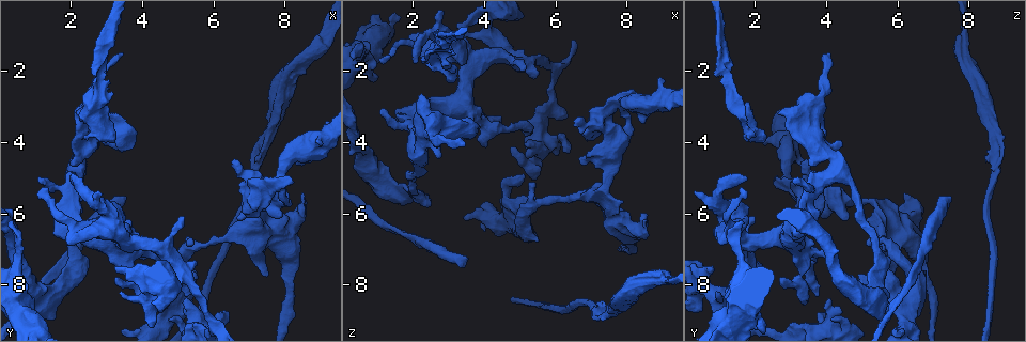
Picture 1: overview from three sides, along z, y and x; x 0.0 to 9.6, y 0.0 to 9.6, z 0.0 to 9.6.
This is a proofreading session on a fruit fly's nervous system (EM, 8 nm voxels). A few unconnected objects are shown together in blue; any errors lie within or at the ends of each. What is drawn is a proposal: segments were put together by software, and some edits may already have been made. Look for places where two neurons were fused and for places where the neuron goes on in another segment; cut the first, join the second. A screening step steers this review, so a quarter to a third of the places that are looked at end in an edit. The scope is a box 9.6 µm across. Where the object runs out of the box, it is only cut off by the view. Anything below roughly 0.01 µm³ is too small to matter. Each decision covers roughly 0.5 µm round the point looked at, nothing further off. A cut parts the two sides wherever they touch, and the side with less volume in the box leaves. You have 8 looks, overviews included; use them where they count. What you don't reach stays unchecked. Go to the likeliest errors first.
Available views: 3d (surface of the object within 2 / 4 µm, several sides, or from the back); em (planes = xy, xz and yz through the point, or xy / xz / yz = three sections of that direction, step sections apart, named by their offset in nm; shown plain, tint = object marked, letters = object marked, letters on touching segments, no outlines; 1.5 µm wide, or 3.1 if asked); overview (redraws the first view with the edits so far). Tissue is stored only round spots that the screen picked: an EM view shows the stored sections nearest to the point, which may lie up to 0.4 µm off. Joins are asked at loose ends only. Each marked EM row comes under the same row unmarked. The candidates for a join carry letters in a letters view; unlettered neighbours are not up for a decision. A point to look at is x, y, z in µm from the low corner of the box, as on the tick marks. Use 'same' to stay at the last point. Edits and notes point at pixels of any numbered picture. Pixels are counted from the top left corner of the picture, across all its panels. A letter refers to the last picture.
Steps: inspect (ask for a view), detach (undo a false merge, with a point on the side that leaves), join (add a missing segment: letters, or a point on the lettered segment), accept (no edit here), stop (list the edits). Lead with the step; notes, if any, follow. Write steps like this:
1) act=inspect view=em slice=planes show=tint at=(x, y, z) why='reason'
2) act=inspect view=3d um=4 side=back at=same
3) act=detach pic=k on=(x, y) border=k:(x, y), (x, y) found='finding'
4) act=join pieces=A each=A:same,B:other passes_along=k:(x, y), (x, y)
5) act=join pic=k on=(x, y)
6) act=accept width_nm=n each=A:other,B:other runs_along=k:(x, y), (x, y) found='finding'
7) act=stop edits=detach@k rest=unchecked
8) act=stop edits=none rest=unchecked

act=inspect view=3d um=2 at=(3.50, 5.50, 7.20) why='stops while still wide'

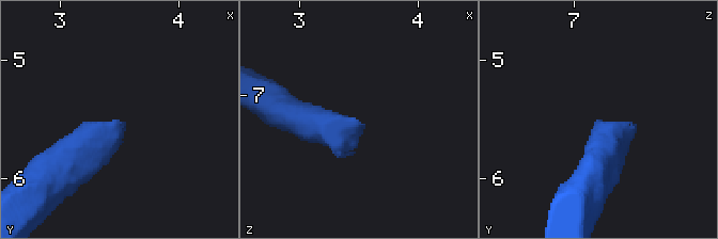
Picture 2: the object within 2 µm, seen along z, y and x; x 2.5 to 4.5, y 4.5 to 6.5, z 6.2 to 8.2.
act=inspect view=em slice=planes show=letters at=(3.48, 5.48, 7.22) why='shape alone is not enough'

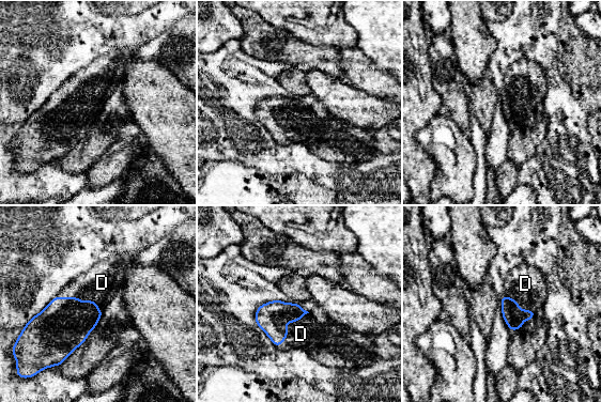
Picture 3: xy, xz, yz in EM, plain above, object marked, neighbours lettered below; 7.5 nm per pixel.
act=join pieces=D each=D:same passes_along=3:(270, 317), (283, 322), (301, 334) found='the neuron continues'

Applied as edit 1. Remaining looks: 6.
act=inspect view=3d um=2 at=(2.35, 3.85, 1.75) why='an open end'

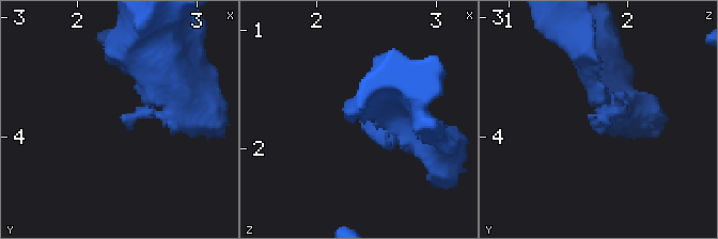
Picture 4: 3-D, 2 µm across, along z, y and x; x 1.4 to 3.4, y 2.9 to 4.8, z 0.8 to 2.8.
act=inspect view=em slice=xz step=4 show=tint at=(2.40, 3.88, 1.74)

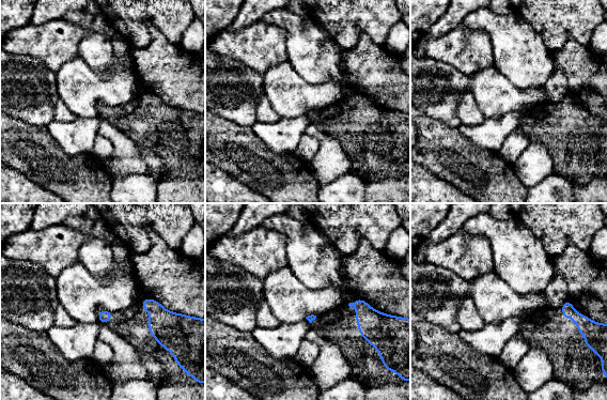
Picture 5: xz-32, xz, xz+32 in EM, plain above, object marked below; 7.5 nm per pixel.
act=inspect view=em slice=xz step=4 show=letters at=same why='see the neighbours'

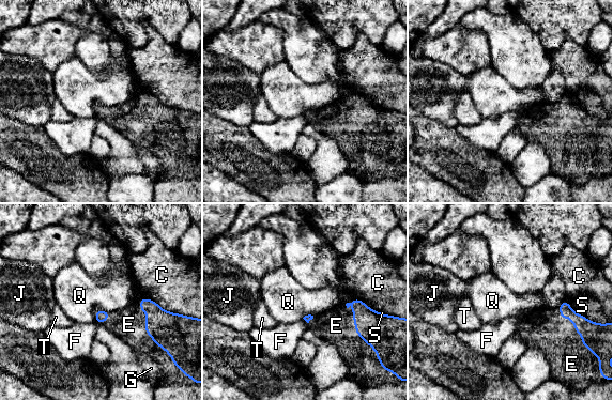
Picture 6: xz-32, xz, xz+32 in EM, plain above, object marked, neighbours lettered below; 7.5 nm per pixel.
act=join pieces=E each=C:other,E:same,F:other,G:other,J:other,Q:other,S:other,T:other passes_along=6:(178, 335), (147, 323), (128, 324) found='it goes on there'

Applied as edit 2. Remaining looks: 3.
act=inspect view=em slice=planes show=letters at=(8.45, 5.90, 6.50) why='sudden change in width'

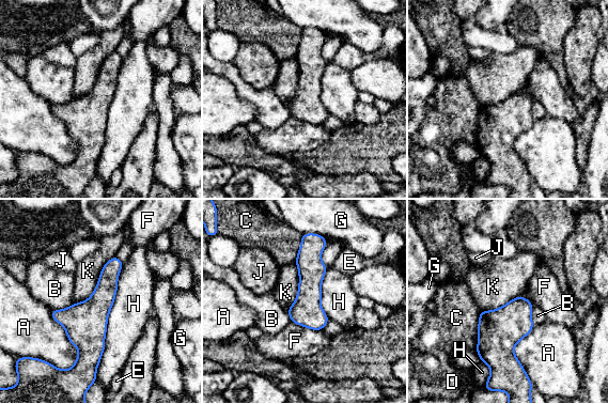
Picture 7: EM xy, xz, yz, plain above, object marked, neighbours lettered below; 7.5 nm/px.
act=accept each=A:other,B:other,C:other,D:other,E:other,F:other,G:other,H:other,J:other,K:other border=7:(123, 264), (95, 375) found='one neuron here'

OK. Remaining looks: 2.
act=stop edits=join@3,join@6 rest=unchecked

